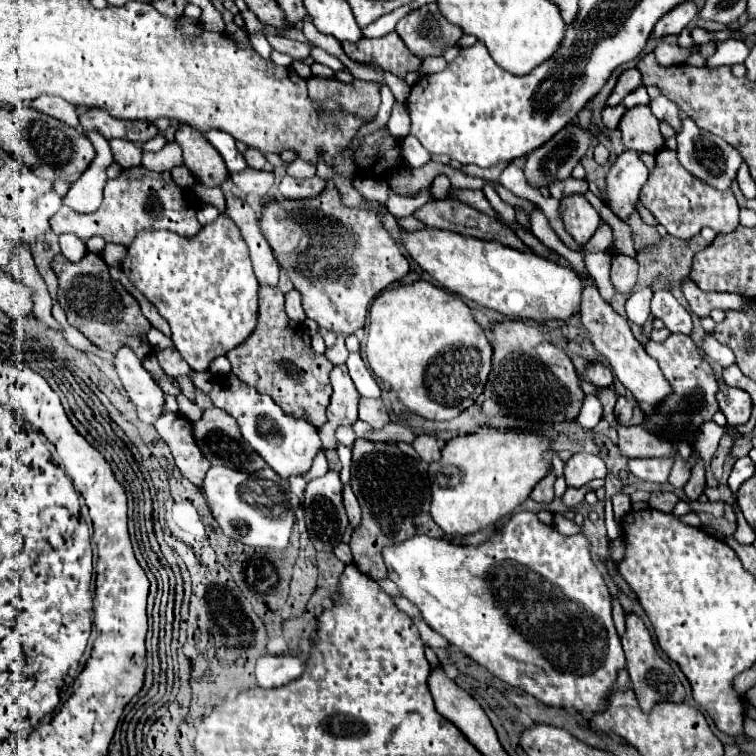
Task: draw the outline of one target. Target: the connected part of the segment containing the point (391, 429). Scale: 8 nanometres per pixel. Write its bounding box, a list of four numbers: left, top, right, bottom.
[368,423,416,445]

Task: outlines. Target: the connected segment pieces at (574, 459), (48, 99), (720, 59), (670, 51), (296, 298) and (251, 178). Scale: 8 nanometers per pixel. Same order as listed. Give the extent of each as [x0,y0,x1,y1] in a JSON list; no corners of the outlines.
[[564,453,606,487],[32,95,78,127],[708,39,750,67],[654,43,690,67],[286,289,306,323],[230,169,274,205]]

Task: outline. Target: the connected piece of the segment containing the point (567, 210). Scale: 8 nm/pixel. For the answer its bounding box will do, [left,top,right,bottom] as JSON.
[560,195,602,245]

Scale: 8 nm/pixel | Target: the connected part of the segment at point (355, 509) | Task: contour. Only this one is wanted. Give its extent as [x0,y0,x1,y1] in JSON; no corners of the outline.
[342,485,360,541]

